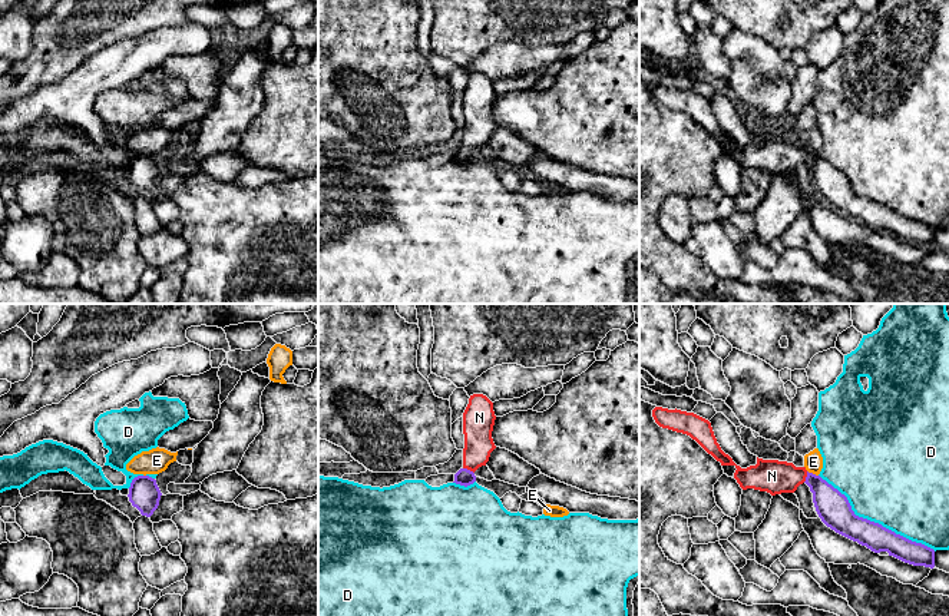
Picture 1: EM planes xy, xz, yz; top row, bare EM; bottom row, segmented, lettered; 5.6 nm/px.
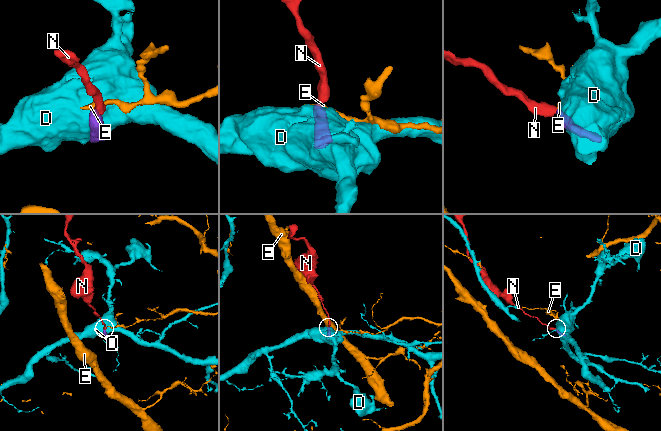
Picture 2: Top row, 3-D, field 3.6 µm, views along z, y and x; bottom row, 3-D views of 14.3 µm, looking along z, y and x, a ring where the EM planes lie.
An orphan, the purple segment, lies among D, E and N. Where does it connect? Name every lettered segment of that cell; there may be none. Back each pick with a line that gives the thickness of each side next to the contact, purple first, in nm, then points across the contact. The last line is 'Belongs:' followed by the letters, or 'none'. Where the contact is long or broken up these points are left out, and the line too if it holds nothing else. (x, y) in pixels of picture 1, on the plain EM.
N: Thickness 100 nm (purple) against 170 nm. Path across: xz (465, 156), (469, 149), (478, 128), (478, 106)
Belongs: N

